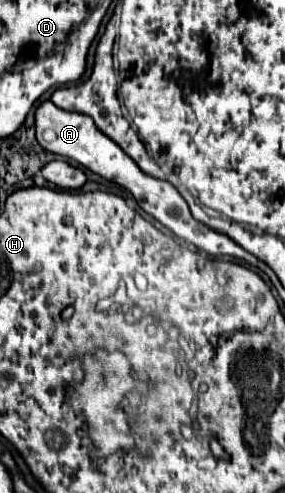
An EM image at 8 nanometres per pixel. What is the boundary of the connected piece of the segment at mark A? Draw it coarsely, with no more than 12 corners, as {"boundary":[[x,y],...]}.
{"boundary":[[36,109],[46,151],[126,187],[182,241],[212,257],[258,259],[196,221],[172,183],[154,179],[90,117]]}

